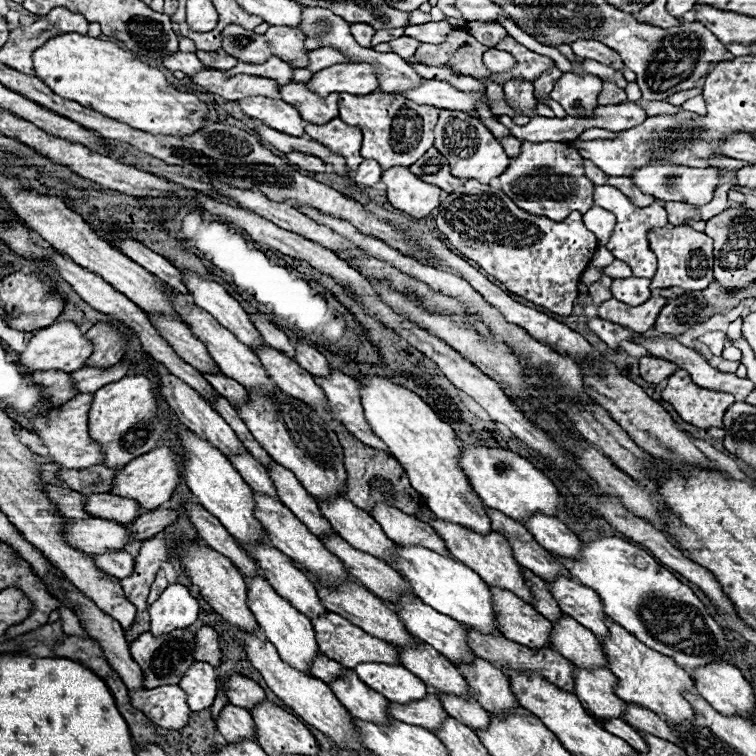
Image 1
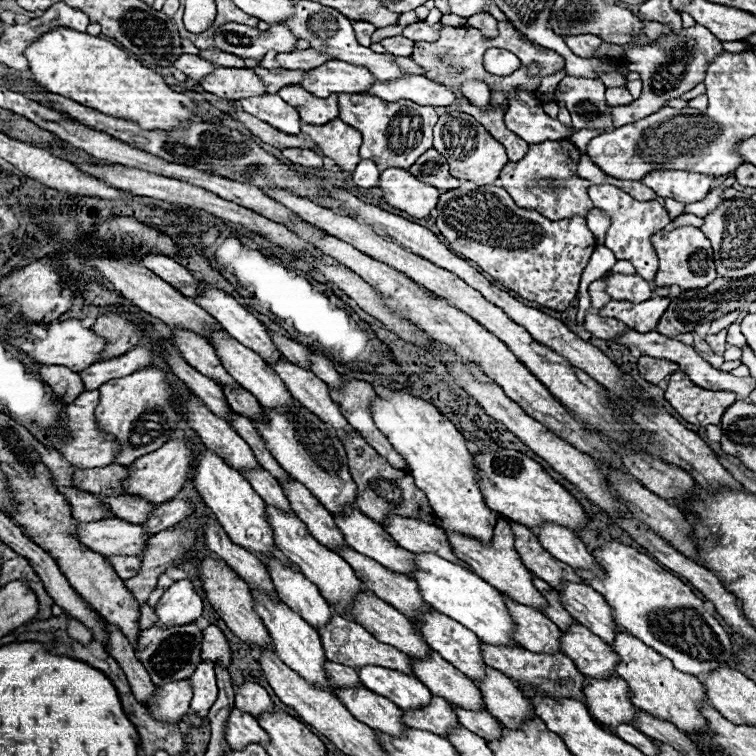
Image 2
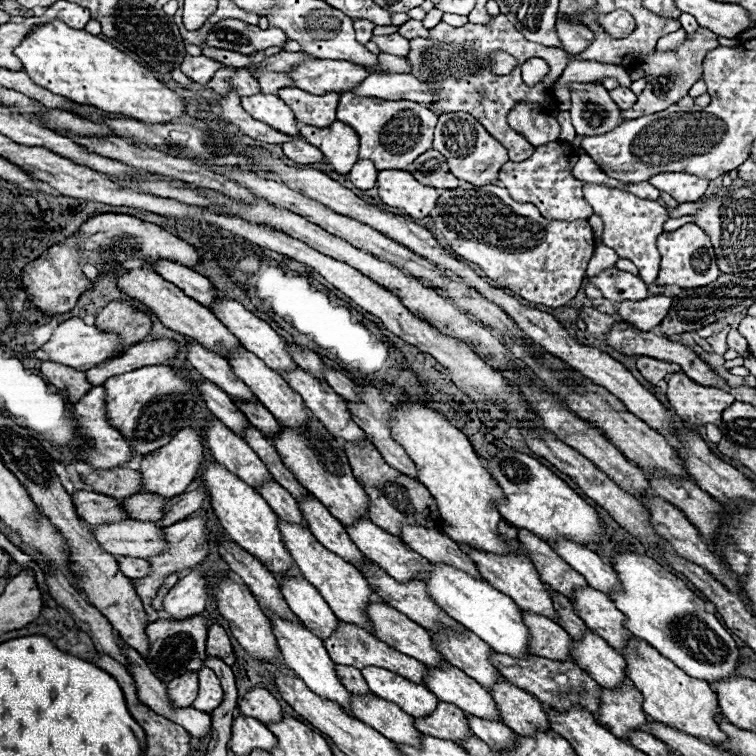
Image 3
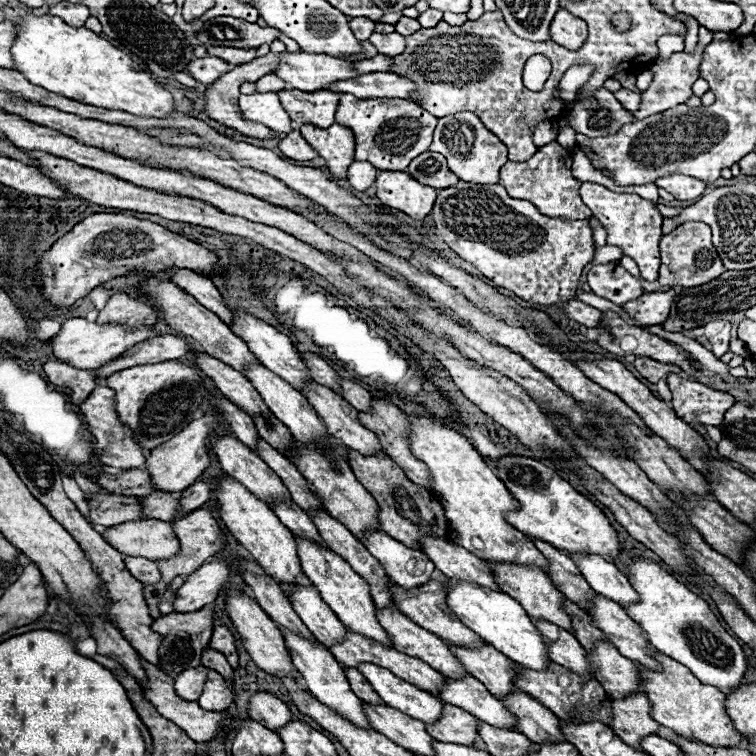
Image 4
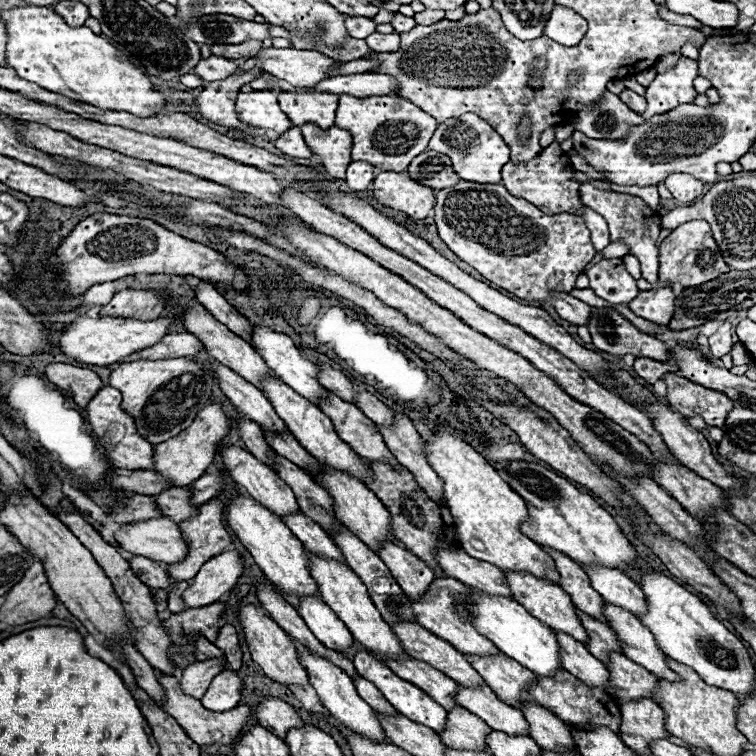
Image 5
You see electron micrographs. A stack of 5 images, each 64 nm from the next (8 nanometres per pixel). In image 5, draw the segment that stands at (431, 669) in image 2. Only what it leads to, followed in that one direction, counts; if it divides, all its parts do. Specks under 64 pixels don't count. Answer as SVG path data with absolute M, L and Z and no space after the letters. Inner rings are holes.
M488 686L486 688L460 688L456 702L482 718L492 730L508 736L528 736L528 722L518 708L504 704Z

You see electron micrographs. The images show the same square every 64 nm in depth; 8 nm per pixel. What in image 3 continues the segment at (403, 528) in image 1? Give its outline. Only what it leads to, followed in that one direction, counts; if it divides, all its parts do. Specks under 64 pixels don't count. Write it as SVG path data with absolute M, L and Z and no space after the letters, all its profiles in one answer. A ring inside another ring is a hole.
M408 526L404 528L400 540L420 552L424 558L428 558L430 562L436 562L436 564L448 564L448 566L454 566L466 574L470 574L472 578L478 578L478 580L484 580L474 564L474 560L460 552L460 546L450 540L444 532L438 532L438 530L432 530L432 528L420 528L420 526Z

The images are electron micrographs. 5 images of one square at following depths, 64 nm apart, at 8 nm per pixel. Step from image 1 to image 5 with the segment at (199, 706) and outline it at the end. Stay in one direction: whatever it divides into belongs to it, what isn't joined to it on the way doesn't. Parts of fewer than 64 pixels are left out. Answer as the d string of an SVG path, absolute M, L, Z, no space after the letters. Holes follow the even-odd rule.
M224 670L218 674L208 692L202 698L204 708L214 710L214 712L226 712L232 710L240 704L242 698L242 678L234 670Z

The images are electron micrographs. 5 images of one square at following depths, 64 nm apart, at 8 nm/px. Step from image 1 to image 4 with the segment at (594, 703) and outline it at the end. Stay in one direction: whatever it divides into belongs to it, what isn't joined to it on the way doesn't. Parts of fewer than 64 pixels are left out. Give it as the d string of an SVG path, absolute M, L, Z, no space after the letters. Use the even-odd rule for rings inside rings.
M644 694L612 700L612 708L612 730L628 746L642 750L642 738L658 734L660 724L652 718L652 704Z

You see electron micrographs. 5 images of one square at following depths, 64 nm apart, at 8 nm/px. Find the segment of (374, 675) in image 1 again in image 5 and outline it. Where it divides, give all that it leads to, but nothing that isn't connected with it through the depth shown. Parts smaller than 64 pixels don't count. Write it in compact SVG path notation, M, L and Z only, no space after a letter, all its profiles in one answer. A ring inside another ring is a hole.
M358 652L358 654L354 656L354 666L356 666L358 674L360 674L362 678L366 678L368 682L372 682L372 684L386 696L386 700L388 700L402 716L406 716L406 718L410 718L410 720L414 720L414 722L418 722L418 724L424 724L424 726L432 728L434 732L444 732L448 712L446 712L444 708L440 708L428 694L424 694L424 690L420 690L420 688L416 688L414 684L410 684L410 682L402 680L400 676L396 676L384 662L376 660L376 658L374 658L372 654L368 654L368 652Z

